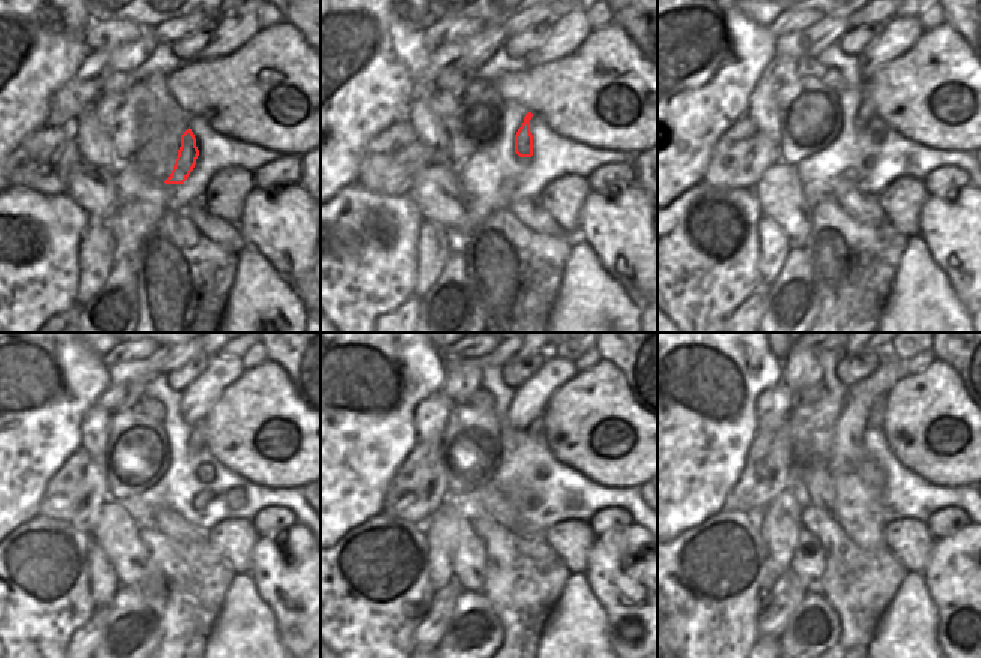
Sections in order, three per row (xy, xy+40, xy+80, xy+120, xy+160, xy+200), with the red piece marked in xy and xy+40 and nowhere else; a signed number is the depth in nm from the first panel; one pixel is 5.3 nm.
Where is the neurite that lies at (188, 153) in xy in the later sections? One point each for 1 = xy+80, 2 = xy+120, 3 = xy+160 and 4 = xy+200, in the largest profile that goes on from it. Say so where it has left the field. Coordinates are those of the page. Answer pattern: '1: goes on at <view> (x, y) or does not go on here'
1: goes on at xy+80 (866, 108)
2: goes on at xy+120 (197, 441)
3: goes on at xy+160 (536, 424)
4: goes on at xy+200 (876, 414)

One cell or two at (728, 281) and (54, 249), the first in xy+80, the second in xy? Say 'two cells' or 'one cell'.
one cell

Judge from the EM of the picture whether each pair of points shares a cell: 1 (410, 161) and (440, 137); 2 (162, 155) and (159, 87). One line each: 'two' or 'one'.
1: two
2: one

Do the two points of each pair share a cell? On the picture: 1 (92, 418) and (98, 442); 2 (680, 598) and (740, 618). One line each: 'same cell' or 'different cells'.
1: same cell
2: same cell

